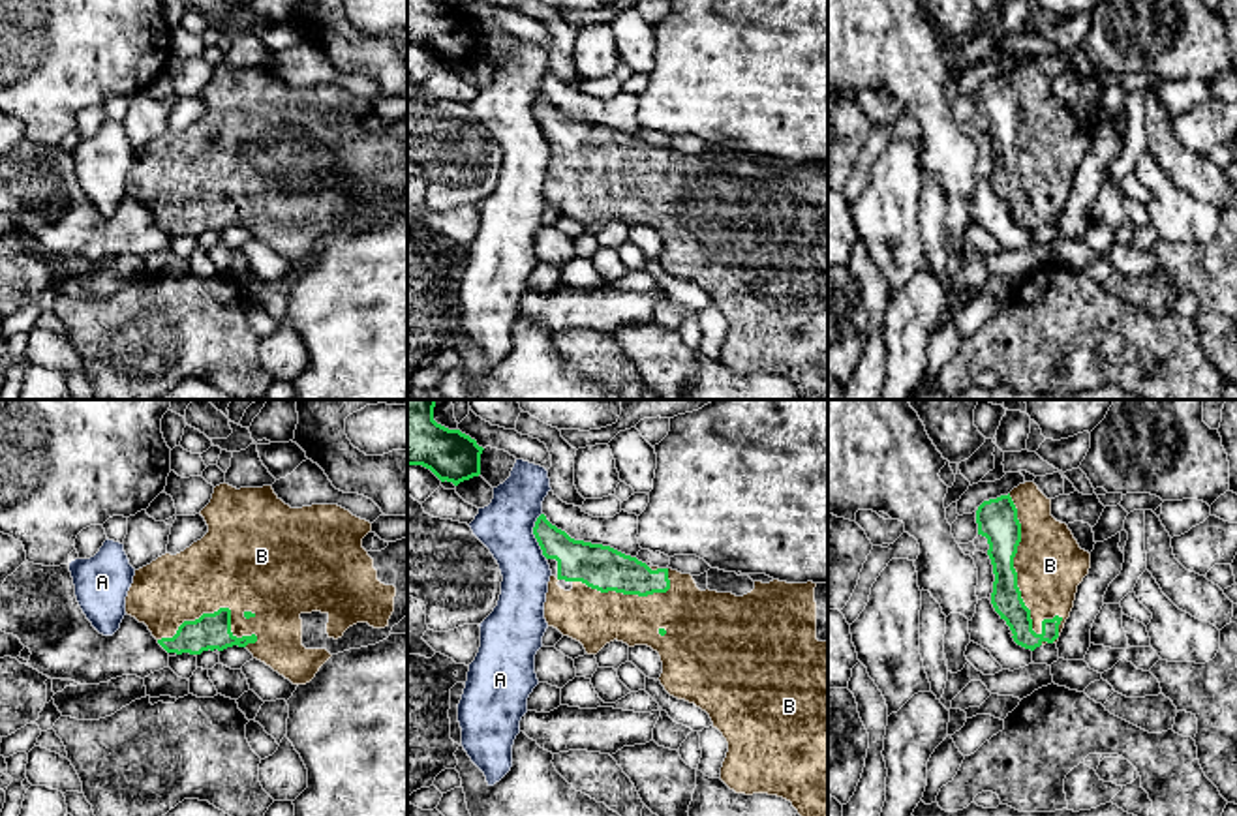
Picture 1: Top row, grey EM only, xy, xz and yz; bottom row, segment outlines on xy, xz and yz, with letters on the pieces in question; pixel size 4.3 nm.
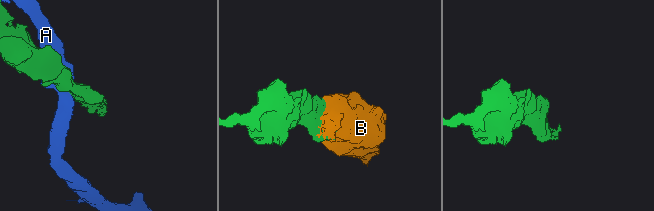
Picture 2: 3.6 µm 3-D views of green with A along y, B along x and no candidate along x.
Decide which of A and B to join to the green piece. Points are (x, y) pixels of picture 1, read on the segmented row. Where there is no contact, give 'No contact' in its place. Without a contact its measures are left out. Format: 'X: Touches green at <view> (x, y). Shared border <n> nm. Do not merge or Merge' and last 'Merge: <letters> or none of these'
A: Touches green at xz (534, 533). Shared border 200 nm. Do not merge
B: Touches green at yz (1020, 591). Shared border 650 nm. Merge
Merge: B

